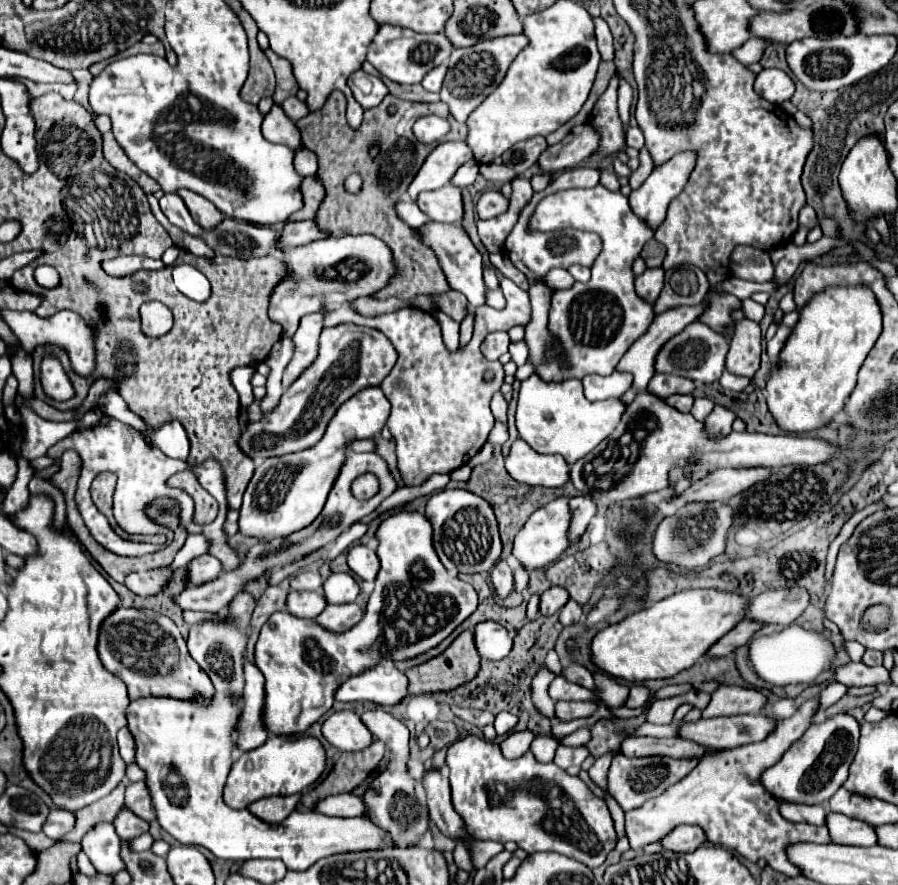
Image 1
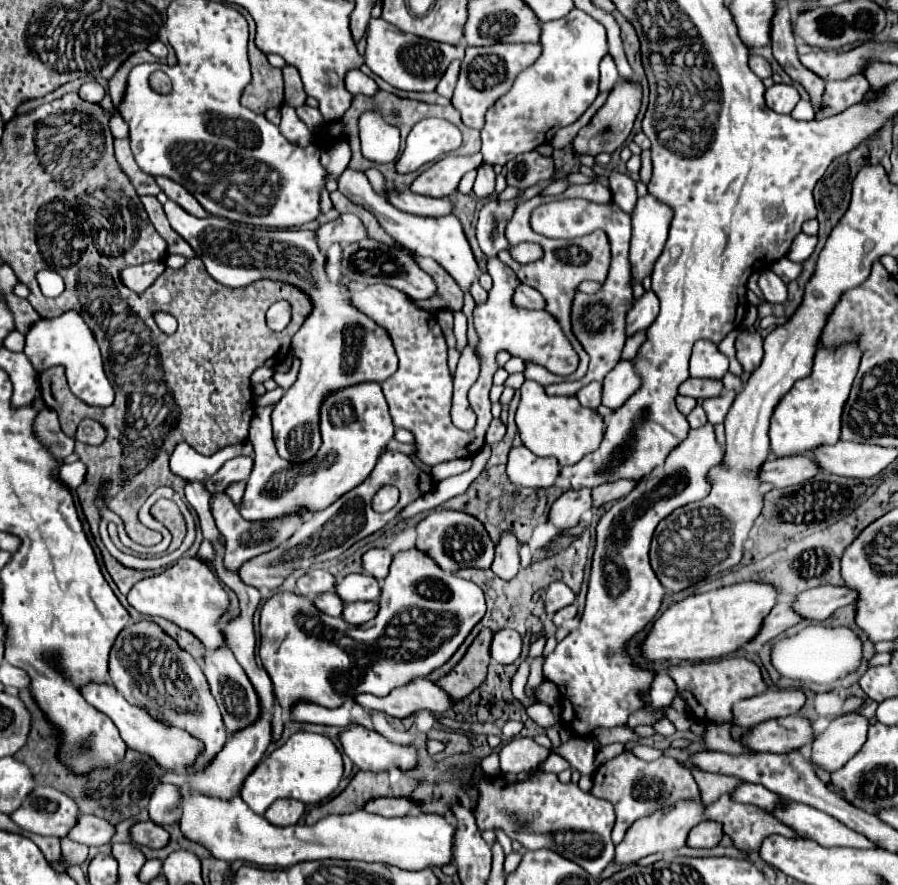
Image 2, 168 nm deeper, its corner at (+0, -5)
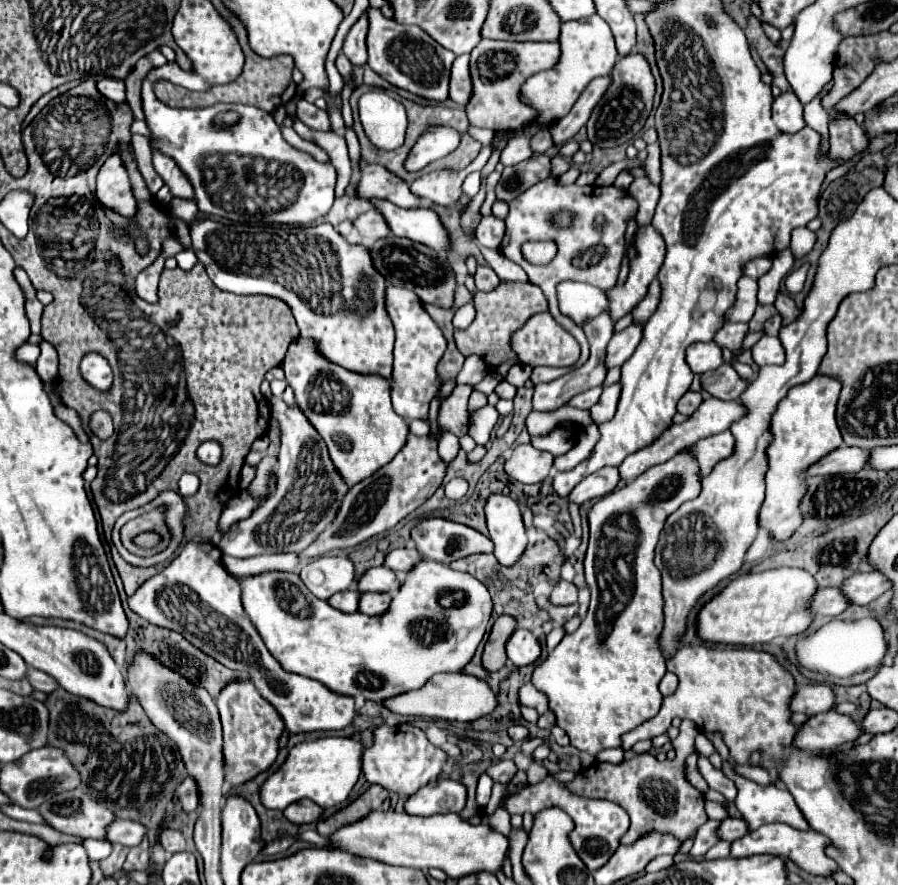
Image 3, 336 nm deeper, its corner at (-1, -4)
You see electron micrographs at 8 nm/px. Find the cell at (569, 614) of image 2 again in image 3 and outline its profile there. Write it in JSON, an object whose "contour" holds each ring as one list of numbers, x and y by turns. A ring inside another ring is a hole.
{"contour":[[567,605,567,607,549,607,549,617,555,621,555,625,565,625,573,615,577,613,577,605]]}

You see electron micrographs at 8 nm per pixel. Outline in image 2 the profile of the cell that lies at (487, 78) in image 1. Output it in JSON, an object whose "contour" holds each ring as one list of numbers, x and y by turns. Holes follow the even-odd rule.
{"contour":[[538,42,536,44,494,44,494,46,484,46,484,48,466,48,466,56,462,60,460,76,456,82,454,96,452,96,452,106,462,114,462,122,468,128,482,130,486,110,510,90,518,72,534,64,540,52,542,52,542,46]]}

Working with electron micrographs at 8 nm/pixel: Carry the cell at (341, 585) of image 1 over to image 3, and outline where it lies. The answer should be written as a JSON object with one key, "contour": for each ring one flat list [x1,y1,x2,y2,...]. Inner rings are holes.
{"contour":[[385,565,369,569,361,579,359,579,359,589,361,591,385,591,395,595,399,591,399,577,395,571,387,569]]}

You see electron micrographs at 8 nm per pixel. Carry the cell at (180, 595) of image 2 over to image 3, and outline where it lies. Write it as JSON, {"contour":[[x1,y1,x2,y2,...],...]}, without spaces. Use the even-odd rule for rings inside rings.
{"contour":[[185,543,181,553,161,573,145,581,135,595,129,597,129,609,153,625,181,633,221,665,247,673,261,697,281,713,291,733,337,731,347,727,357,715,353,699,331,693,331,689,315,679,287,673,279,661,275,661,249,621,241,605,239,581,225,569,221,555,223,553,213,543]]}

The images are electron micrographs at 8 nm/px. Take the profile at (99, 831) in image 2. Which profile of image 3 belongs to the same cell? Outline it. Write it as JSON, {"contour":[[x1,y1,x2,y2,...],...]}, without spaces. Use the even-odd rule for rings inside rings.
{"contour":[[115,821,107,829,107,839,111,843,121,843,127,847,135,847,141,843,141,839,147,835,147,827,137,823,137,821]]}

